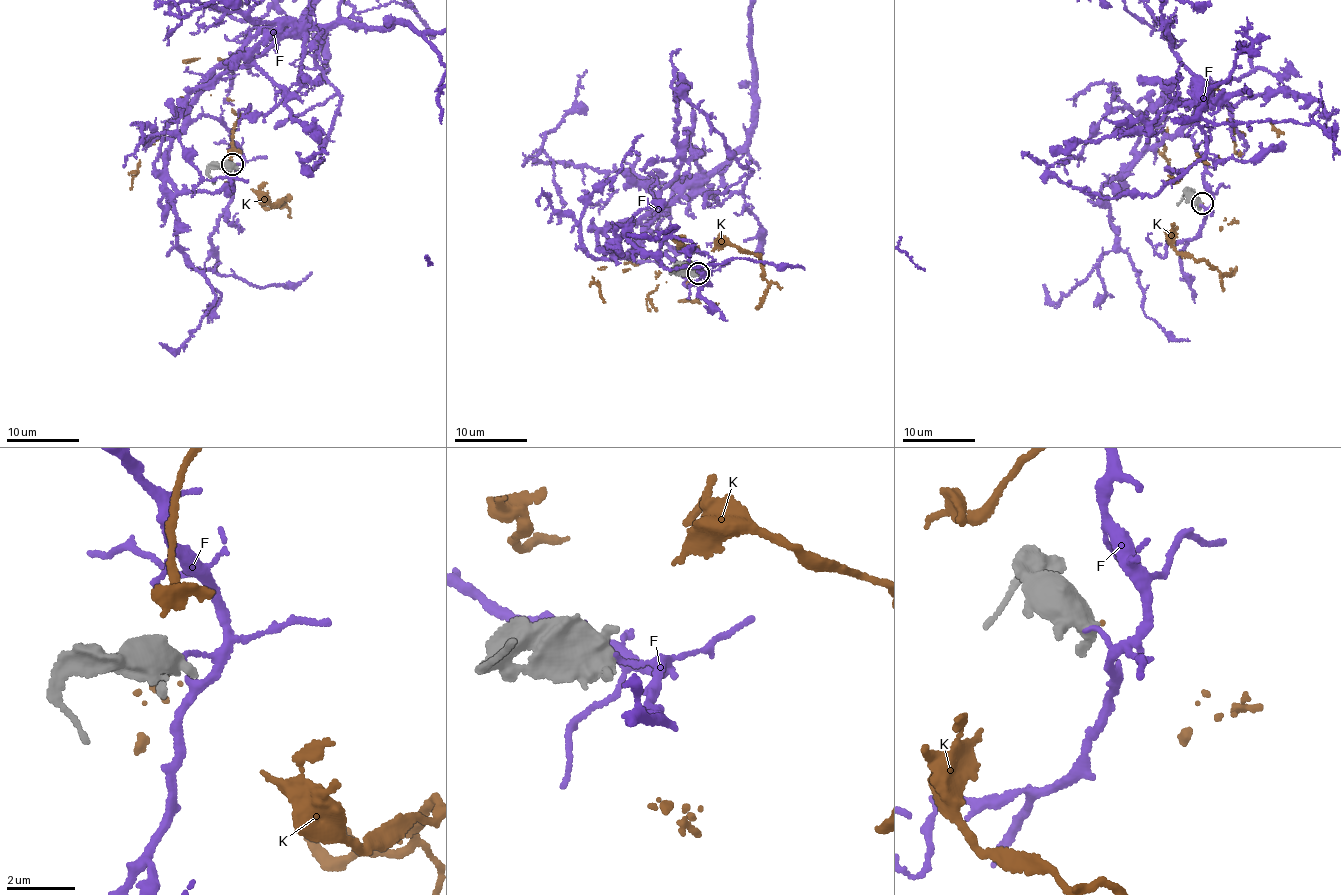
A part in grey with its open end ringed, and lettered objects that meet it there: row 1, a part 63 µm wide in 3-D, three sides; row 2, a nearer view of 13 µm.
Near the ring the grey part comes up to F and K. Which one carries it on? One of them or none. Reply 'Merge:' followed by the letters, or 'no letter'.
Merge: K

